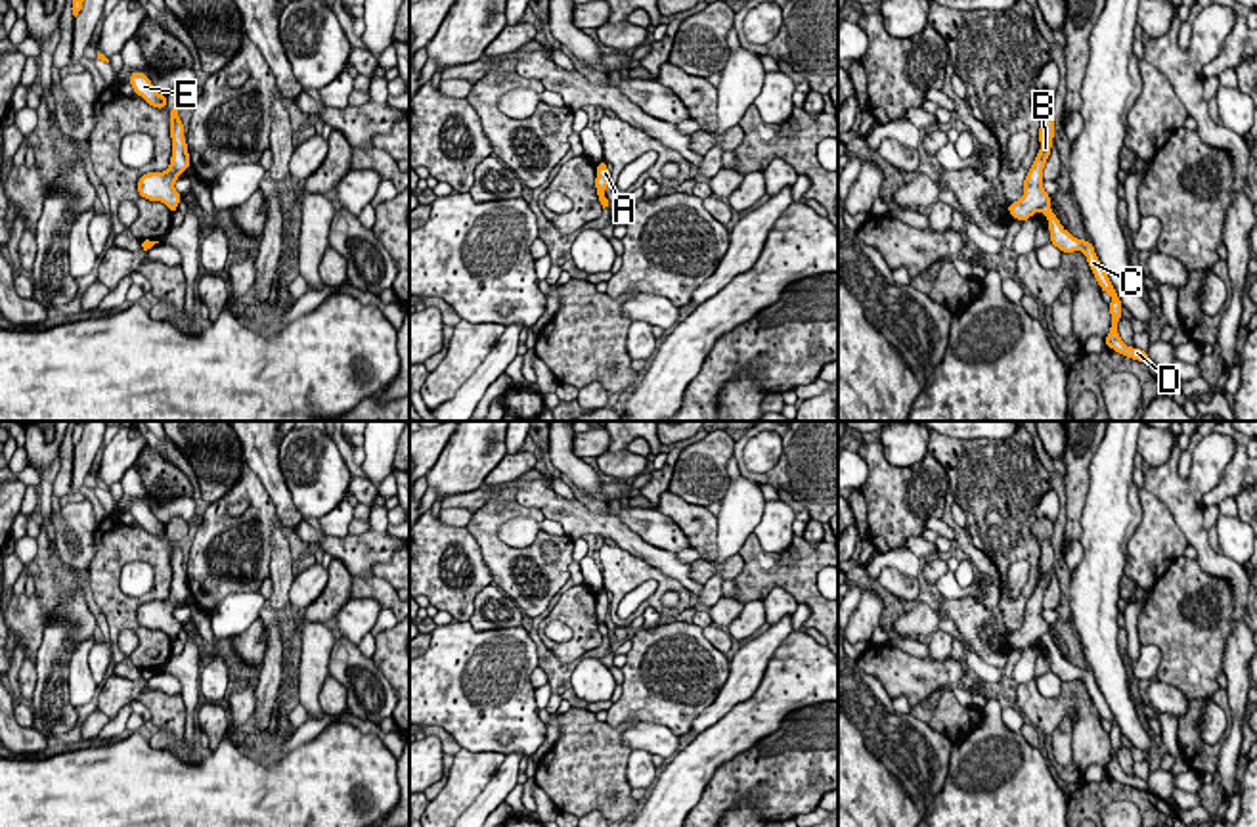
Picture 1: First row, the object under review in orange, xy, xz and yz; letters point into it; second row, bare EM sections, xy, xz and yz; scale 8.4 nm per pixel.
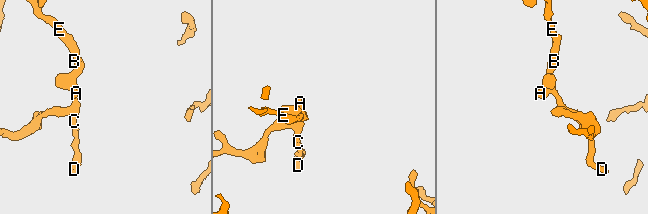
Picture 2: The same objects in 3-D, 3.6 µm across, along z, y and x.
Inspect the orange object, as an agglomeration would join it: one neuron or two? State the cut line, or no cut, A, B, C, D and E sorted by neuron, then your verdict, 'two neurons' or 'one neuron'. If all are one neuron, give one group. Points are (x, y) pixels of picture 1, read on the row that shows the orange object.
cut yz (1047, 201), (1039, 209); groups A B E / C D; two neurons

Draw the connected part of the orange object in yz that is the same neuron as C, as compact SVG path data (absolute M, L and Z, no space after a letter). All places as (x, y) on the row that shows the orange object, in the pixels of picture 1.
M1050 203L1043 205L1041 212L1048 220L1050 243L1054 247L1058 247L1062 253L1083 251L1098 285L1102 287L1104 293L1108 293L1112 297L1112 302L1110 302L1112 327L1106 337L1106 346L1114 348L1121 356L1148 364L1148 352L1135 348L1135 346L1133 348L1127 346L1117 333L1117 322L1123 318L1123 314L1121 314L1123 304L1104 270L1104 266L1100 264L1100 260L1094 253L1094 245L1085 239L1077 239L1068 230L1064 230L1060 220L1056 218L1056 214L1050 209Z

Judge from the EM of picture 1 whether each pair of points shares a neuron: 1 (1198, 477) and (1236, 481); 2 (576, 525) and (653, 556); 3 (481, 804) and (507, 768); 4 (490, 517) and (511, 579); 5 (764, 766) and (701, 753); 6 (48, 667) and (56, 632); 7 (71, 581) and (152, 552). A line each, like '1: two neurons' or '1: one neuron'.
1: two neurons
2: one neuron
3: one neuron
4: one neuron
5: two neurons
6: one neuron
7: two neurons

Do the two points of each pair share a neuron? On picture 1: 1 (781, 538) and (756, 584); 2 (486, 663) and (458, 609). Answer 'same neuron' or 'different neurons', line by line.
1: different neurons
2: different neurons

